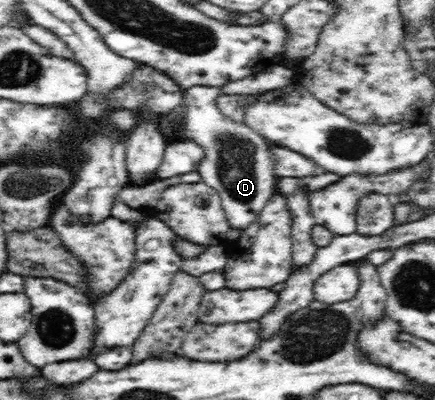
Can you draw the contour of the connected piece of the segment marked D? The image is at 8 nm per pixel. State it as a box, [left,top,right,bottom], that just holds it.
[178,85,278,229]

